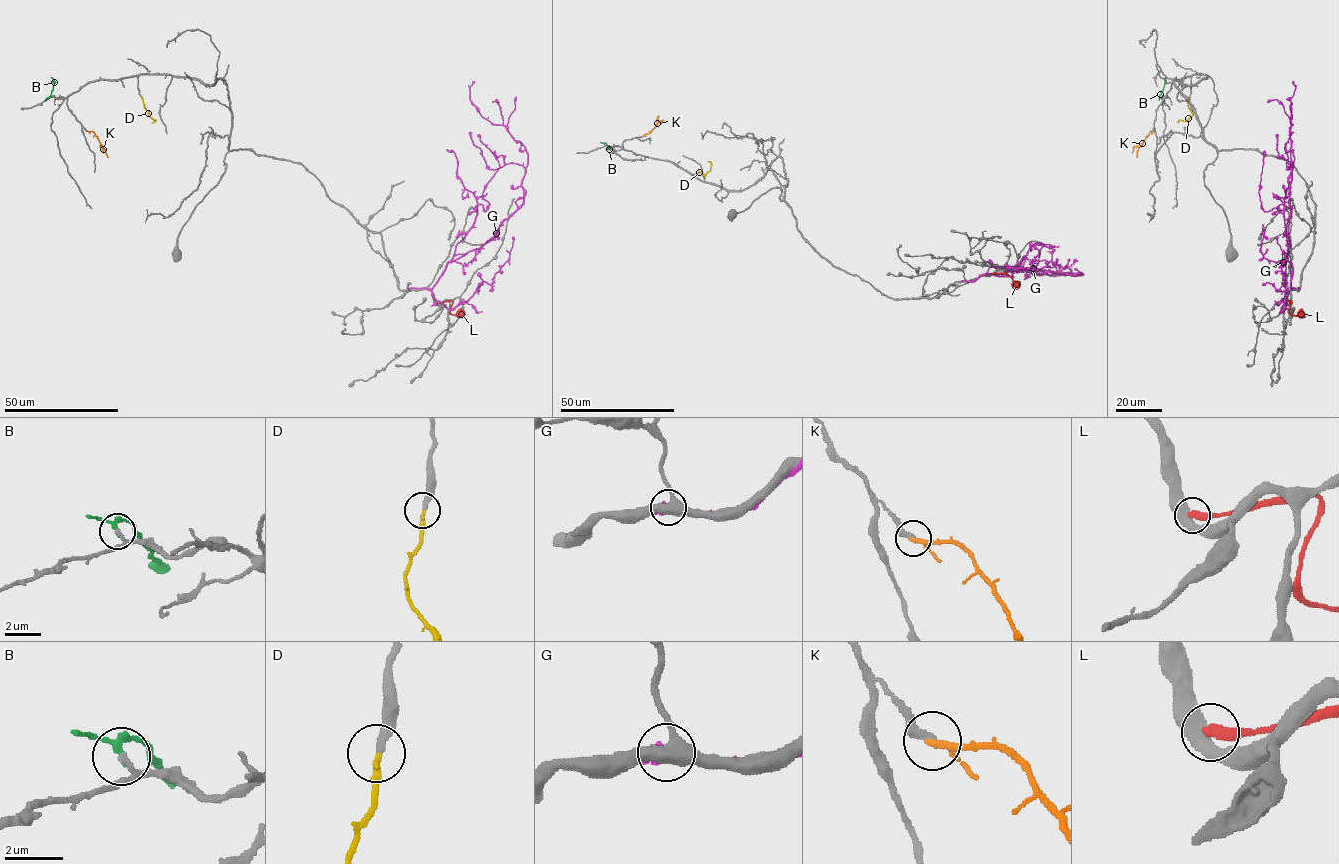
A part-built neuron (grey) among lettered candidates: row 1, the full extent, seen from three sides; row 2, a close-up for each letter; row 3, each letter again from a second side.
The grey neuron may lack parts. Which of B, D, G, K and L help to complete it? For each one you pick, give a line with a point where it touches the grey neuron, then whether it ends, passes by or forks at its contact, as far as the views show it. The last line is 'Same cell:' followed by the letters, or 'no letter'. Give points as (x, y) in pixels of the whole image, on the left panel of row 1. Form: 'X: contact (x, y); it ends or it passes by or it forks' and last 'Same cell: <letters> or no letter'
D: contact (140, 95); it ends
Same cell: D

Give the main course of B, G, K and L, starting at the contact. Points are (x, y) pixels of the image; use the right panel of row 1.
B: (1160, 97), (1165, 77)
G: (1297, 289), (1290, 289), (1292, 266), (1285, 259), (1290, 244), (1290, 104), (1295, 86), (1292, 81)
K: (1152, 130), (1139, 147), (1136, 157)
L: (1290, 303), (1288, 313), (1305, 314)

